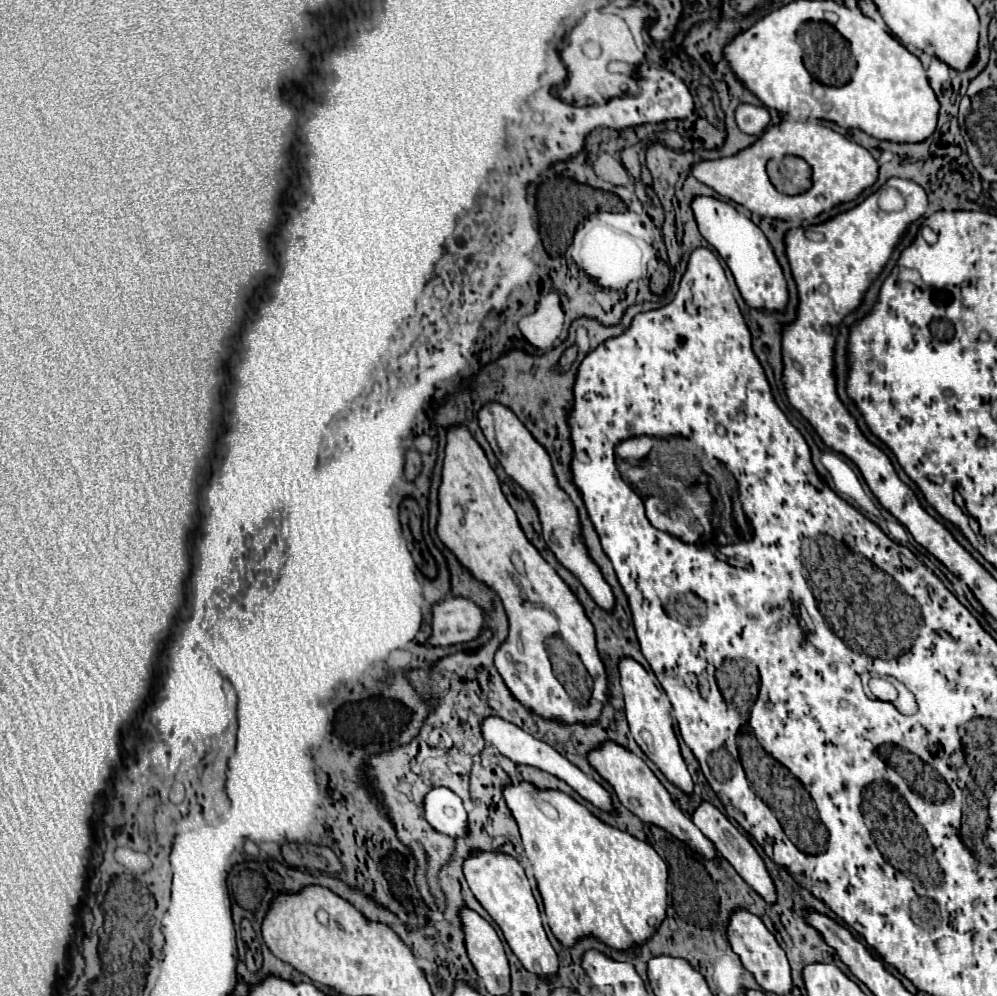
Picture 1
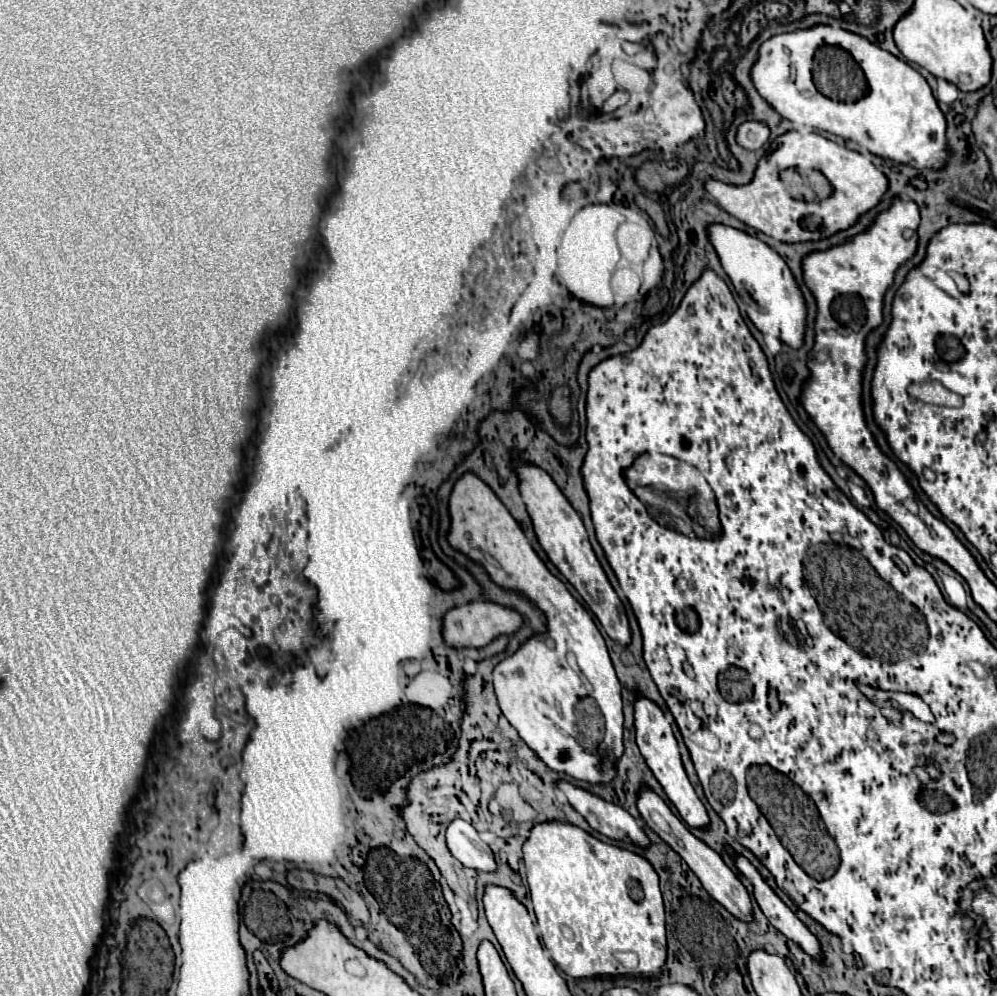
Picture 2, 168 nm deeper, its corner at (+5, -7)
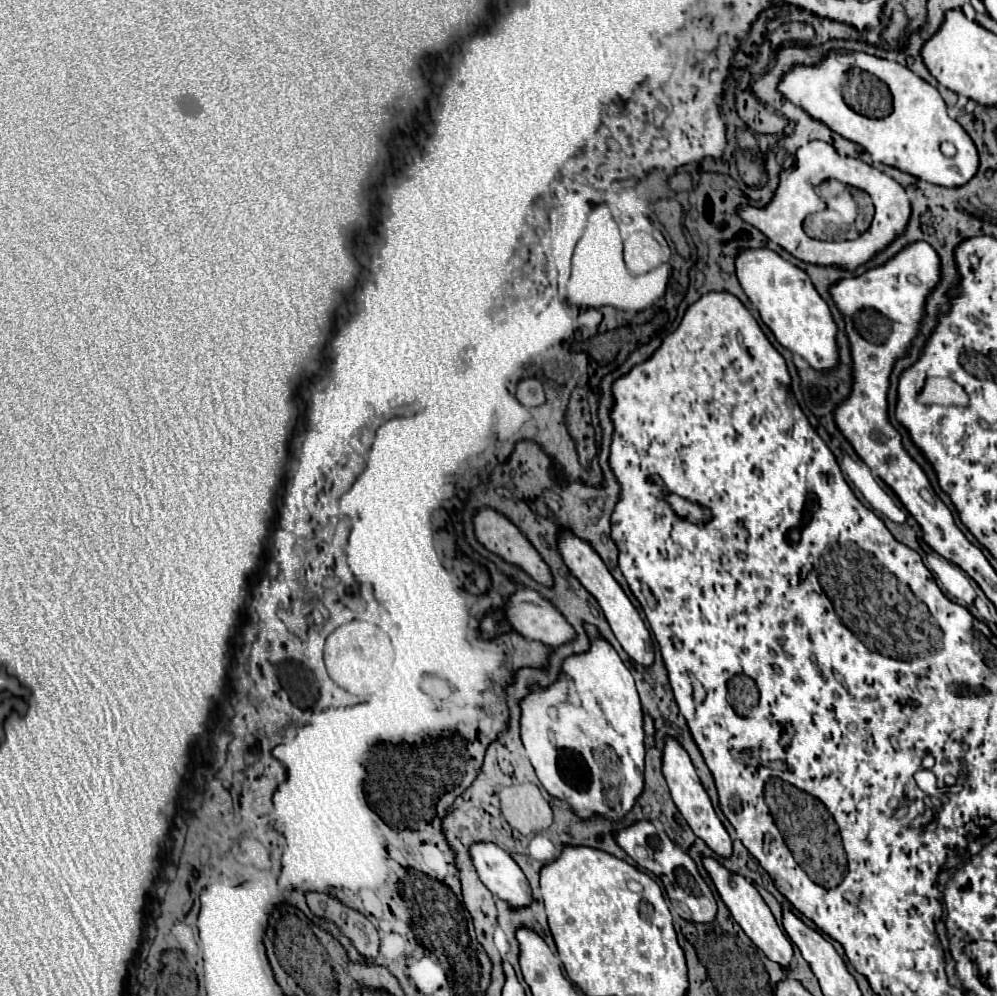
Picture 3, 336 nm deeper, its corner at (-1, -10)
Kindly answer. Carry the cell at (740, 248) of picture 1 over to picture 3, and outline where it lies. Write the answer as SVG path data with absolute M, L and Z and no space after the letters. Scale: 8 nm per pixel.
M769 248L743 250L737 256L737 278L761 314L761 320L771 328L779 344L805 358L815 370L833 370L839 366L837 324L827 302L819 296L809 276L783 260Z

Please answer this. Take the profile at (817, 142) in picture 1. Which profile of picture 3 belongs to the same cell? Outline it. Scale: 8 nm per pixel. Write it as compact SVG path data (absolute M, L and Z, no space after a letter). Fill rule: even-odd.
M813 140L805 146L801 146L797 150L797 154L789 156L789 160L783 164L781 182L779 182L773 202L767 204L765 208L741 206L739 214L745 222L749 222L757 230L761 230L771 242L785 248L797 260L815 264L815 266L837 266L837 268L845 268L847 272L853 272L861 264L871 260L877 252L885 250L895 238L899 238L905 232L905 228L909 224L909 216L911 216L911 202L909 202L903 186L897 184L887 174L879 172L877 168L873 168L871 164L865 164L859 158L839 156L837 150L833 146L829 146L827 142ZM829 178L835 178L849 186L855 186L871 196L871 200L875 204L875 218L863 236L859 236L855 240L843 240L843 242L819 242L819 240L813 240L807 234L803 234L803 220L809 214L825 208L825 202L815 194L815 188Z

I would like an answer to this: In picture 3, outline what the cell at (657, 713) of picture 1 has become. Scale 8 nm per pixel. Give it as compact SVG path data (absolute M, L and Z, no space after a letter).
M667 738L665 742L665 754L663 754L663 776L669 784L669 790L671 790L671 796L673 796L673 802L675 806L679 808L679 812L683 814L685 822L691 826L691 830L695 832L695 836L699 836L717 856L721 858L731 858L733 854L733 842L725 830L725 826L721 824L721 820L717 818L715 814L715 808L687 756L687 752L681 748L681 744L673 738Z

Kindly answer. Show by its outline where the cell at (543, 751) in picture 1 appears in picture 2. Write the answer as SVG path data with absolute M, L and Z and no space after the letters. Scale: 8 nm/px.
M563 779L557 781L557 789L567 795L573 809L579 811L595 831L603 833L609 839L633 841L641 847L649 845L649 839L643 833L641 825L623 807L609 803L593 795L591 791L575 787L573 783L563 781Z

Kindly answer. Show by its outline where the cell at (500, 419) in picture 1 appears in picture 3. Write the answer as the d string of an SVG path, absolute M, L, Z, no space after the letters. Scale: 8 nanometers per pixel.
M571 532L561 534L559 538L559 550L561 556L565 560L565 564L569 566L569 570L573 572L573 576L597 598L599 606L605 612L605 618L615 634L615 638L619 640L619 644L623 646L623 650L641 666L649 668L653 666L655 660L655 648L653 648L653 640L651 640L651 630L645 626L641 614L637 612L637 608L631 604L631 600L627 598L627 594L621 590L621 586L615 582L615 578L609 574L609 570L605 568L605 564L601 562L601 558L597 556L597 552L583 540L579 540L577 536L573 536Z

